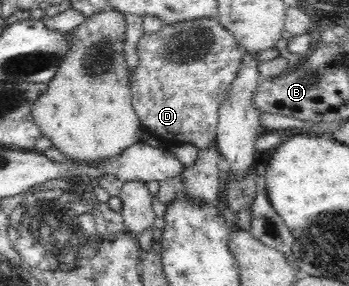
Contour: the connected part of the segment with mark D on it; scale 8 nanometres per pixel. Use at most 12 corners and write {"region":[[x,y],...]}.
{"region":[[217,18],[142,35],[143,129],[199,150],[243,53]]}

